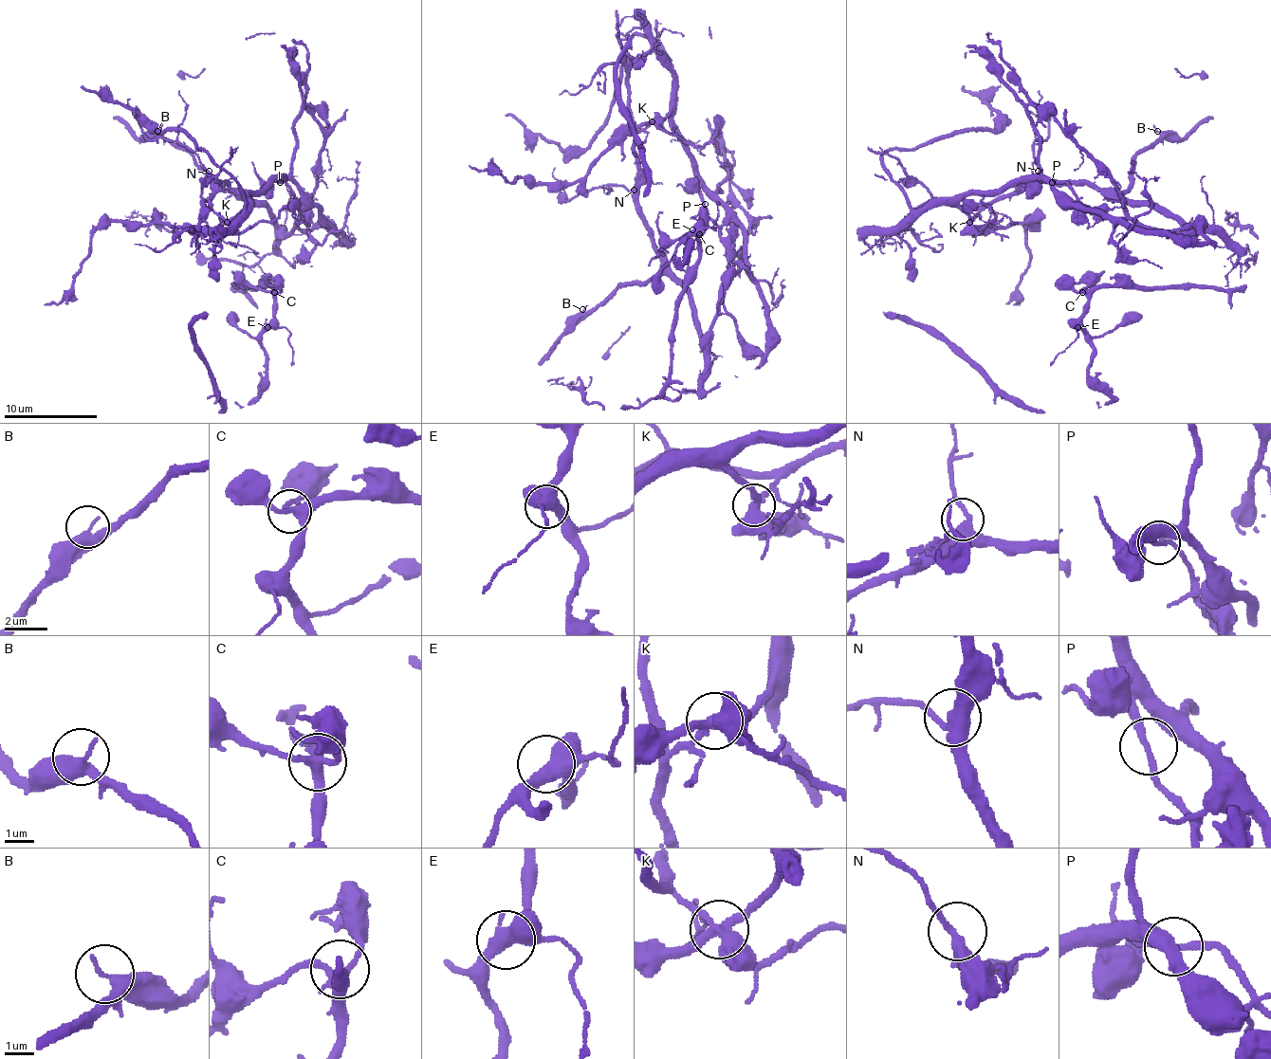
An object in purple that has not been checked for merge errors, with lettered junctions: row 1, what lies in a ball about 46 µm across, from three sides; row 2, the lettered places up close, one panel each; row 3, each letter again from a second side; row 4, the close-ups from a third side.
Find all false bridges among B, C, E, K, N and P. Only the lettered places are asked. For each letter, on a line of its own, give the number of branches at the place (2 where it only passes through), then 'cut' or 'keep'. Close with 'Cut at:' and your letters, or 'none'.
B: 2 branches meet; keep
C: 4 branches meet; keep
E: 3 branches meet; keep
K: 4 branches meet; cut
N: 2 branches meet; keep
P: 2 branches meet; cut
Cut at: K, P

